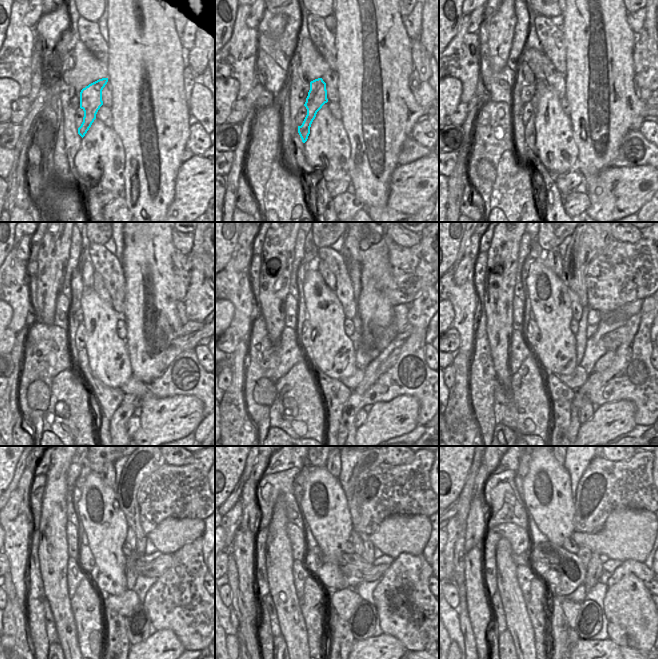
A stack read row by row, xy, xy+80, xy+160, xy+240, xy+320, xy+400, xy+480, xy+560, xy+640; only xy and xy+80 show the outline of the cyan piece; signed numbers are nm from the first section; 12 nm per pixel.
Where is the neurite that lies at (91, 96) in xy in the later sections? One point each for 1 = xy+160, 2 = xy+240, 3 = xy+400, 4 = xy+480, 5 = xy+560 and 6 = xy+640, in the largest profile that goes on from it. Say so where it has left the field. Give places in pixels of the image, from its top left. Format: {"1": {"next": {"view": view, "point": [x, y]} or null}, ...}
{"1": {"next": {"view": "xy+160", "point": [529, 131]}}, "2": {"next": {"view": "xy+240", "point": [108, 399]}}, "3": {"next": {"view": "xy+400", "point": [559, 393]}}, "4": {"next": {"view": "xy+480", "point": [115, 622]}}, "5": {"next": {"view": "xy+560", "point": [336, 626]}}, "6": {"next": {"view": "xy+640", "point": [557, 621]}}}

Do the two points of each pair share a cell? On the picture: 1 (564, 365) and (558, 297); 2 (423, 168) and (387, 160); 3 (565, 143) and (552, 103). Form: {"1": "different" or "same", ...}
{"1": "same", "2": "different", "3": "same"}

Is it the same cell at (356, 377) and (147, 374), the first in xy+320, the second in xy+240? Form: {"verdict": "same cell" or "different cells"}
{"verdict": "different cells"}

